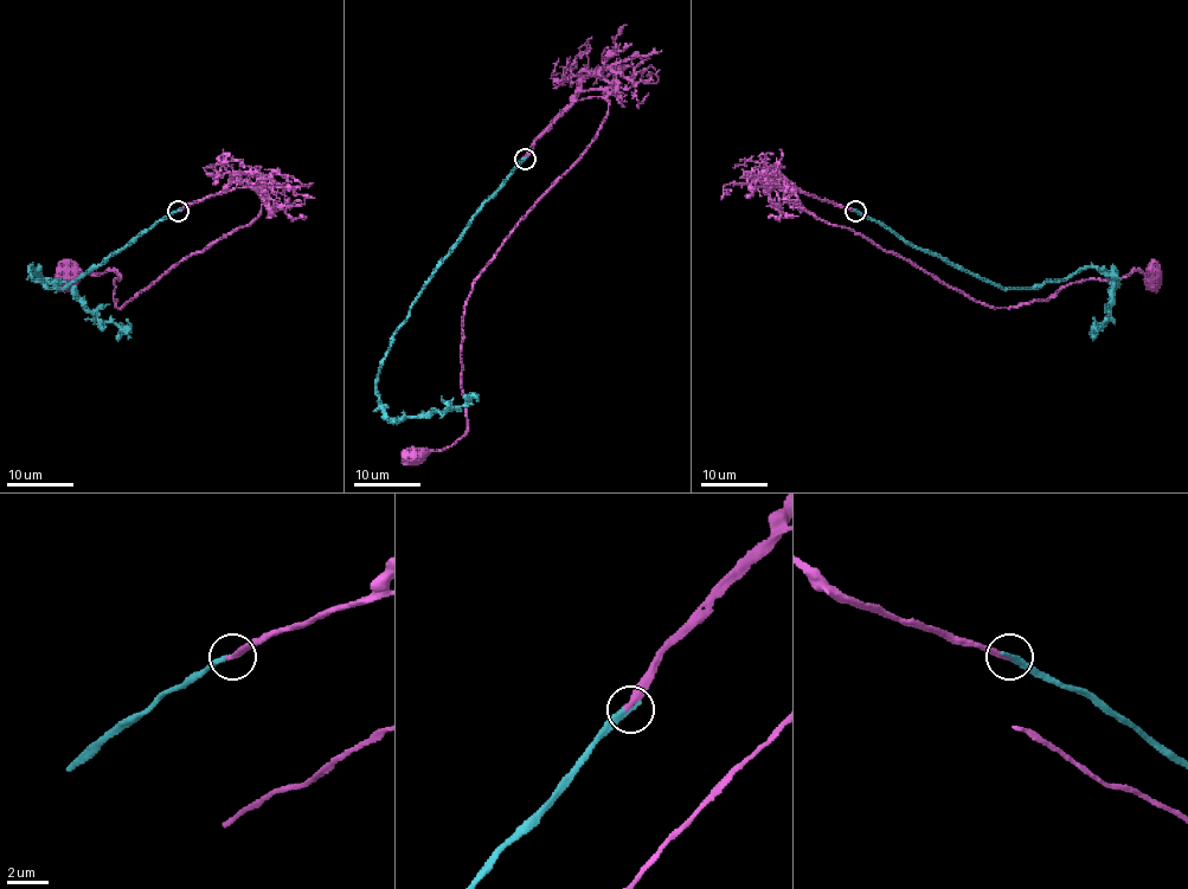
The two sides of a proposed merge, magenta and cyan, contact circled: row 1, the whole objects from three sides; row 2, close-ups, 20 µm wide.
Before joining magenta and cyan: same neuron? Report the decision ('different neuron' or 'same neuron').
same neuron

